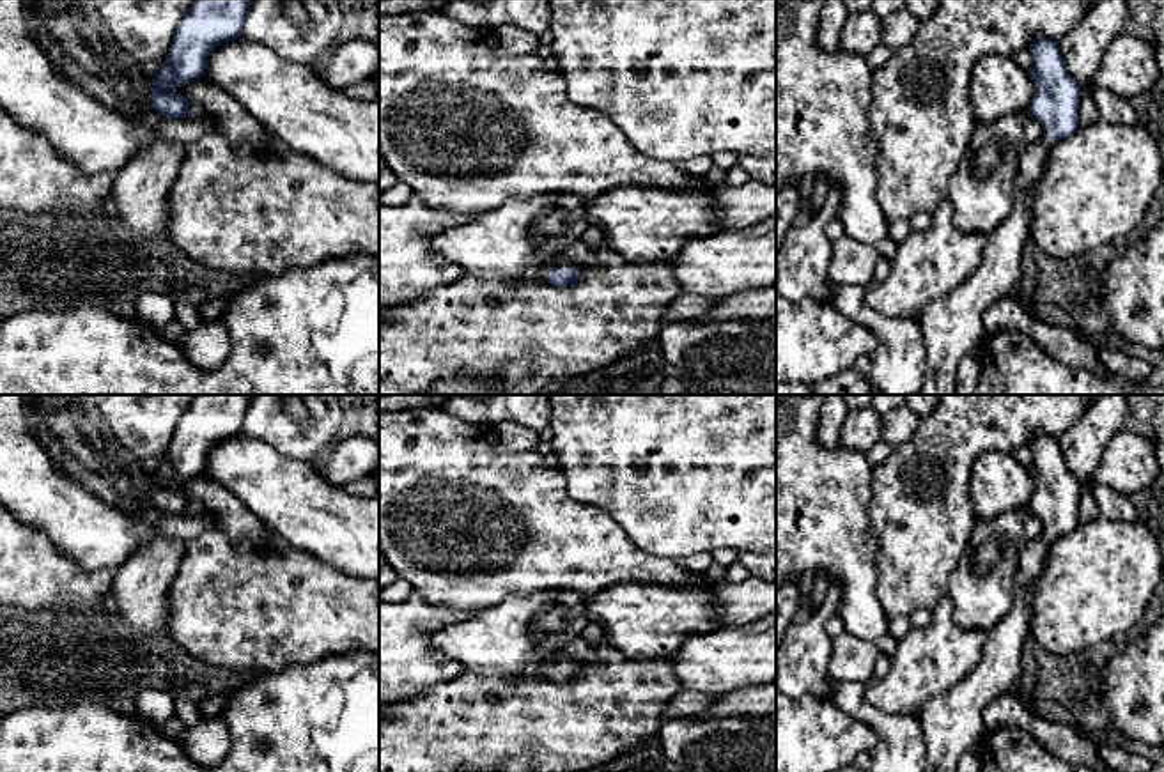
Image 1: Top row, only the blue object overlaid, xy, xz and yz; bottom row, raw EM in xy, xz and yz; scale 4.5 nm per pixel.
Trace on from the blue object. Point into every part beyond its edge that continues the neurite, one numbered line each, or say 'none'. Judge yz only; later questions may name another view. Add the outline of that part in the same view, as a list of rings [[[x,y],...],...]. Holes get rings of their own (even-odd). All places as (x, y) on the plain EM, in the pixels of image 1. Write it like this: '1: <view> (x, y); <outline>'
1: yz (952, 723); [[[1040,537],[1026,542],[1020,551],[1020,570],[1017,572],[1013,606],[987,634],[983,657],[978,666],[950,692],[928,699],[918,714],[925,738],[925,772],[957,772],[960,756],[973,745],[978,745],[987,733],[983,708],[1013,689],[1022,671],[1022,645],[1031,637],[1031,586],[1044,574],[1045,556],[1051,547],[1051,537]]]

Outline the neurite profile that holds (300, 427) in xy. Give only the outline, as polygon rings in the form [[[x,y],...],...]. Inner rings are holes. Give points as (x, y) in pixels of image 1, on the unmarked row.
[[[253,395],[241,432],[268,443],[285,459],[315,464],[328,455],[328,444],[337,436],[342,418],[338,395]]]

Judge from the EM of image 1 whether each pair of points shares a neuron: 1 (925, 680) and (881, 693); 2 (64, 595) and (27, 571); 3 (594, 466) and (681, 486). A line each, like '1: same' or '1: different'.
1: same
2: same
3: same

